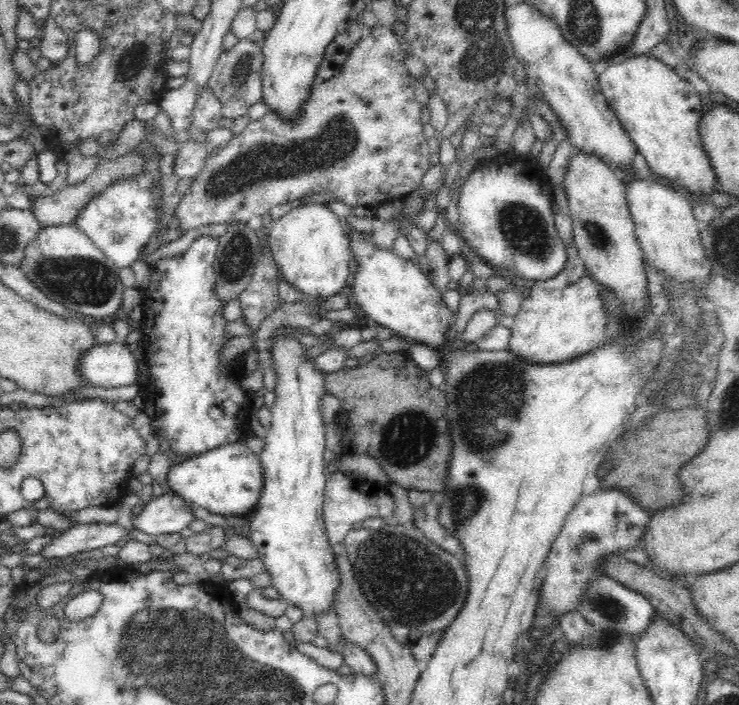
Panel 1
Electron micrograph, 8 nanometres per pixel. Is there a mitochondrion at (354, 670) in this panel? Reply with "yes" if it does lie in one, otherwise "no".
no

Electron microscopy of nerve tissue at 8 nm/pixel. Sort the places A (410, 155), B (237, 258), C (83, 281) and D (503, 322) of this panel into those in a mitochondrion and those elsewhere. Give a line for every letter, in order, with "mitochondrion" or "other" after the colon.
A: other
B: mitochondrion
C: mitochondrion
D: other

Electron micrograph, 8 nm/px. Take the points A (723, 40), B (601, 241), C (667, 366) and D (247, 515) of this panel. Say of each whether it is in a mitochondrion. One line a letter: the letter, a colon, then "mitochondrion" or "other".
A: other
B: mitochondrion
C: other
D: other

